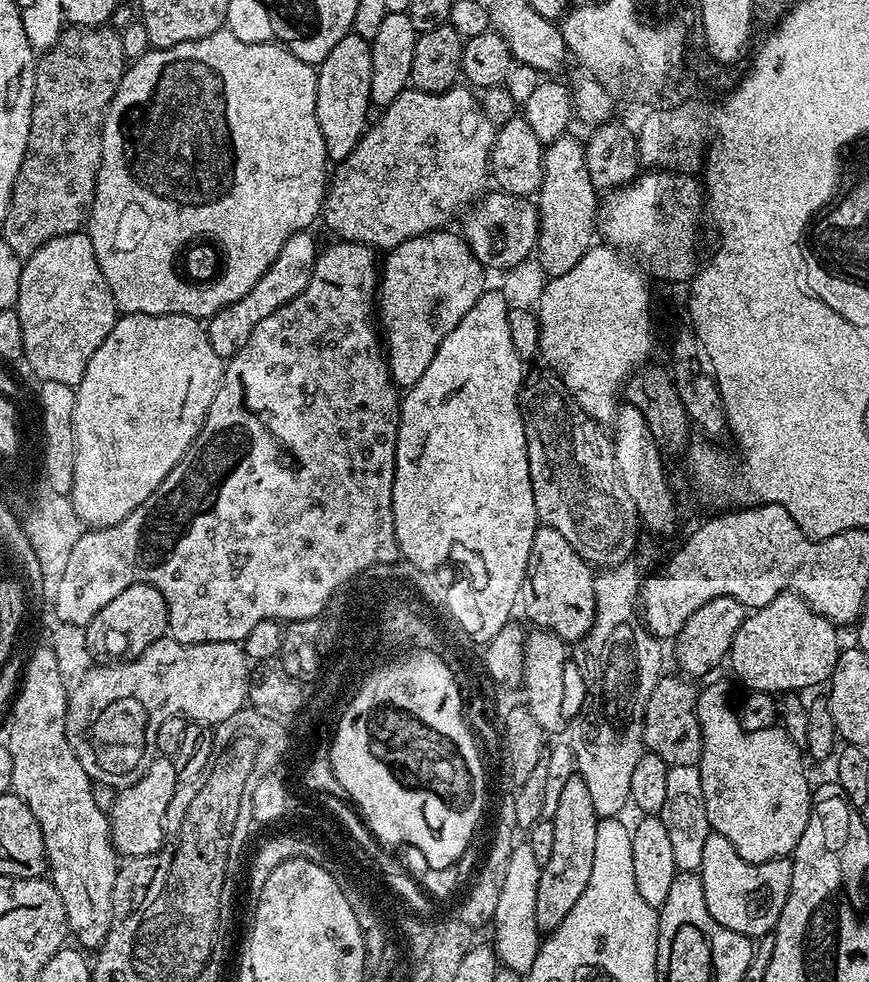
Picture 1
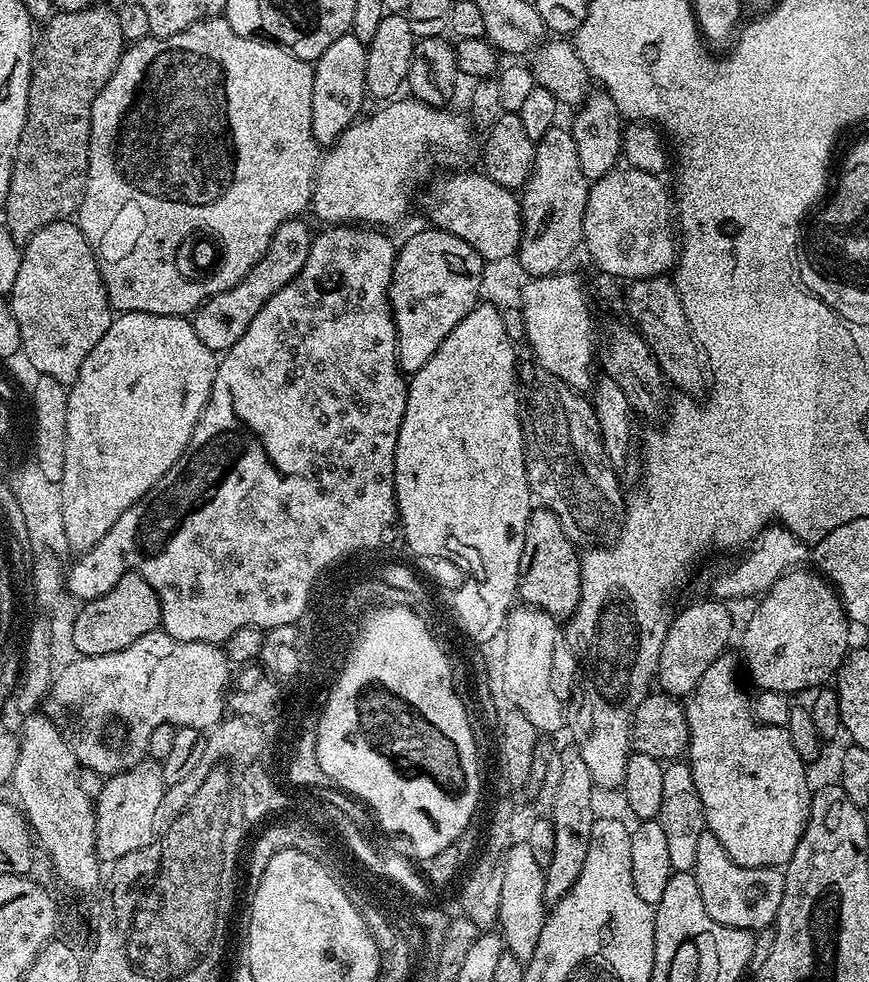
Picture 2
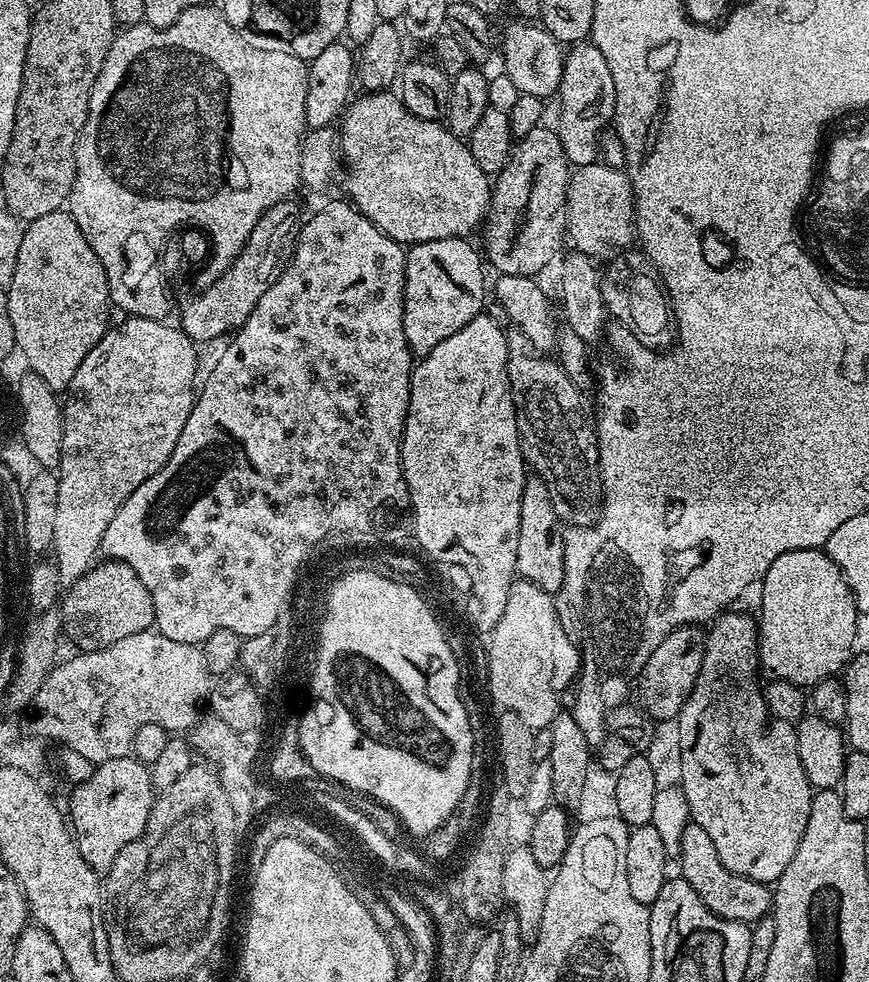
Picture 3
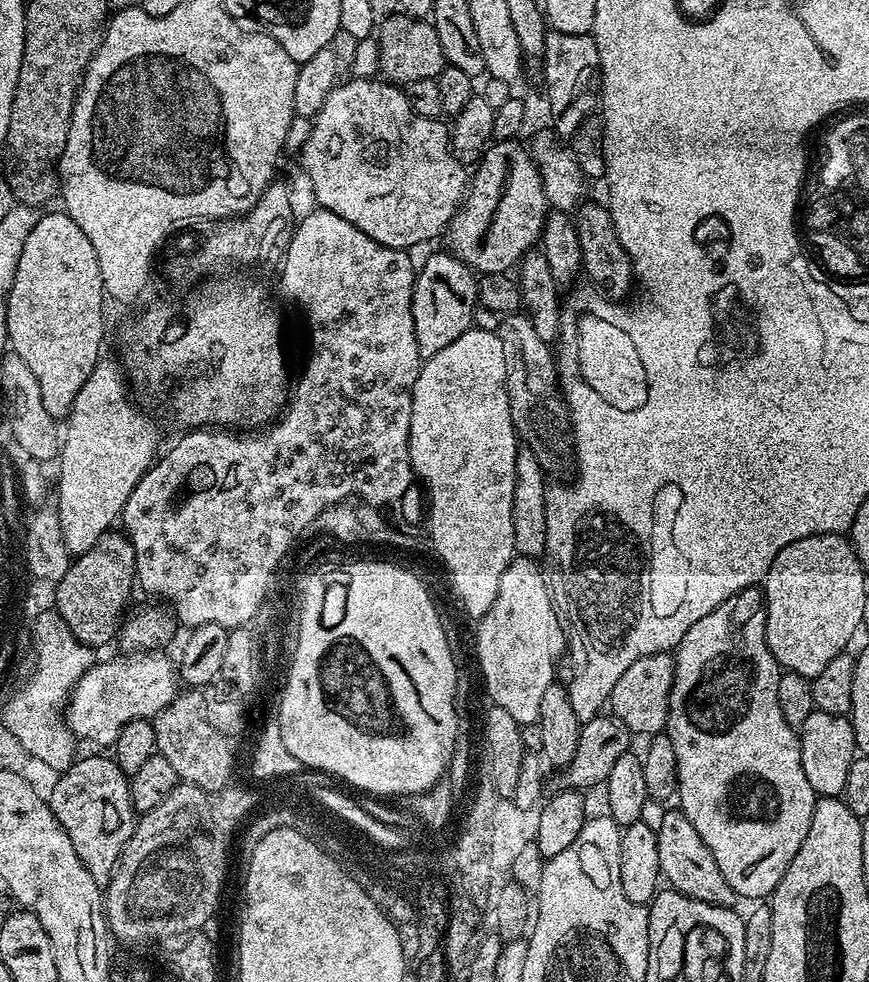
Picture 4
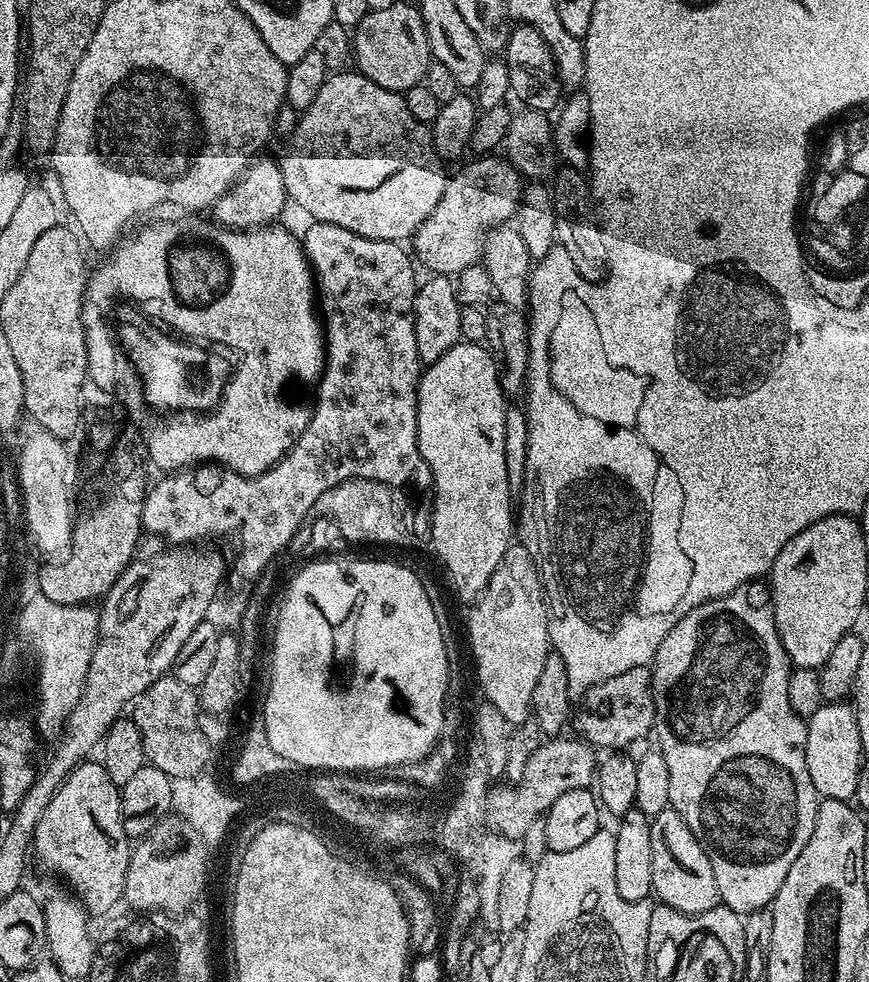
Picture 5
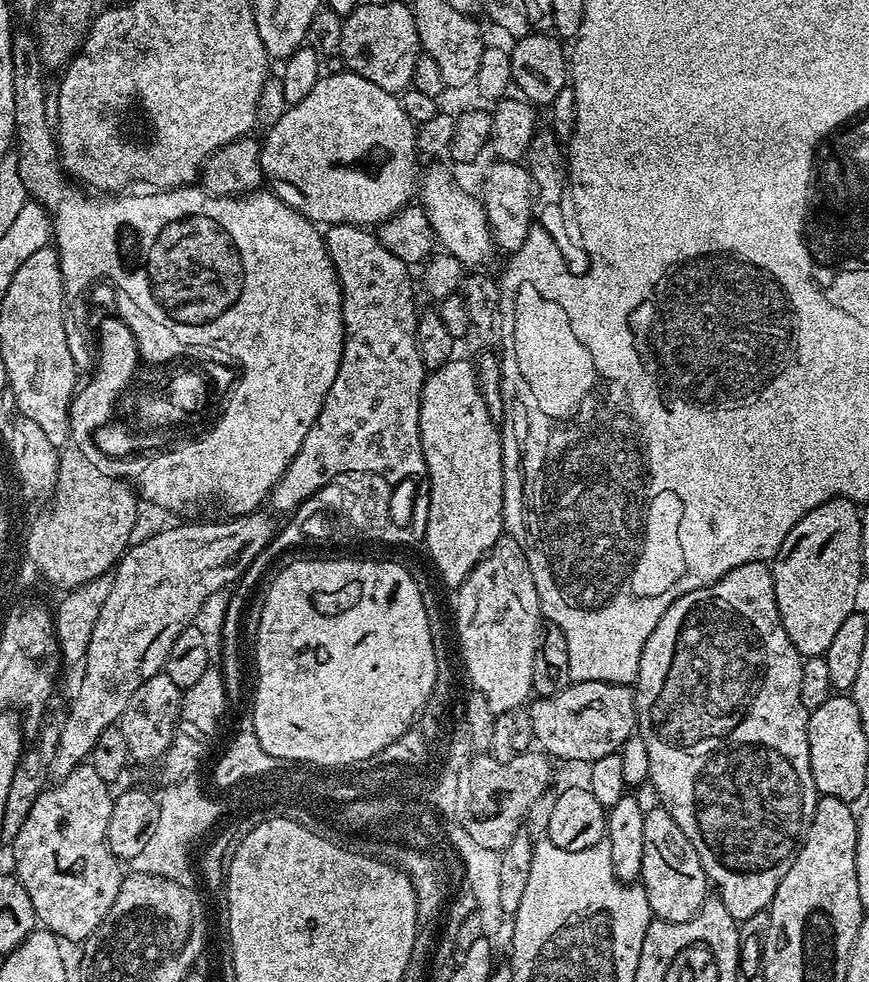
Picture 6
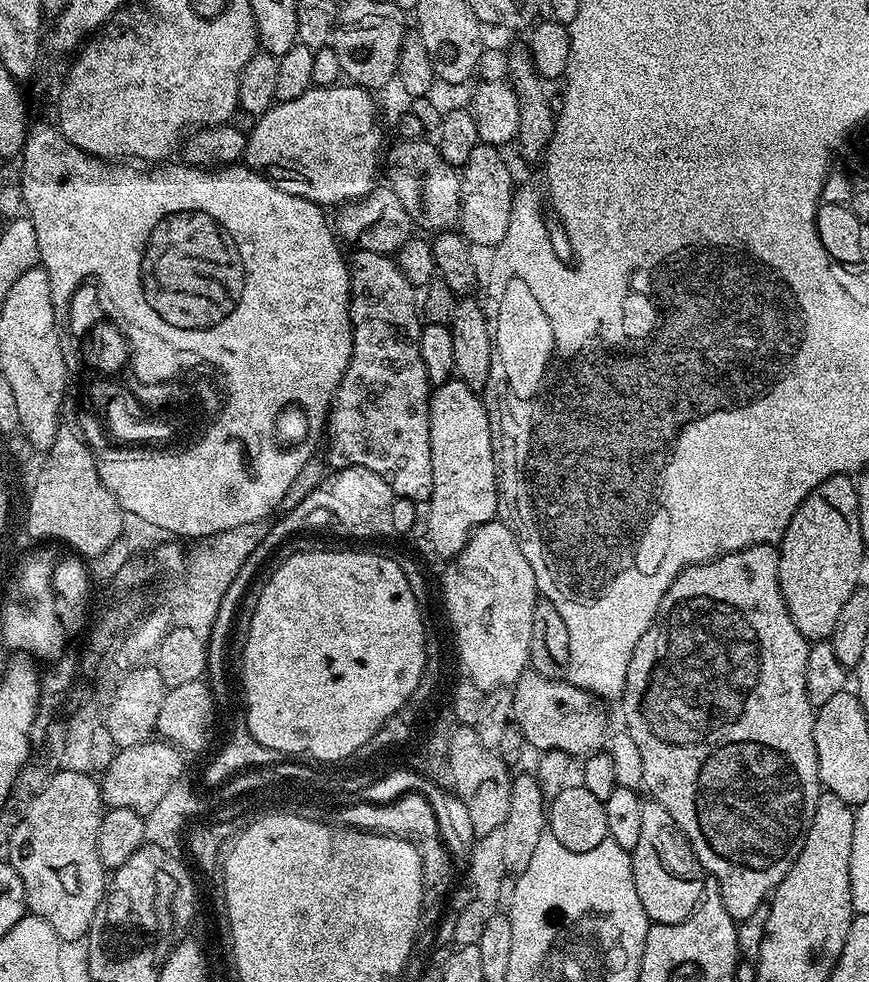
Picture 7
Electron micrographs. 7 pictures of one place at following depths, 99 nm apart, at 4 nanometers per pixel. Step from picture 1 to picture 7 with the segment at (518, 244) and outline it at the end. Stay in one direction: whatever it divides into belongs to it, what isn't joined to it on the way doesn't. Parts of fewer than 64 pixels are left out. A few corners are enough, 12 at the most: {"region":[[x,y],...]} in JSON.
{"region":[[313,86],[273,104],[243,163],[321,206],[377,187],[373,93]]}

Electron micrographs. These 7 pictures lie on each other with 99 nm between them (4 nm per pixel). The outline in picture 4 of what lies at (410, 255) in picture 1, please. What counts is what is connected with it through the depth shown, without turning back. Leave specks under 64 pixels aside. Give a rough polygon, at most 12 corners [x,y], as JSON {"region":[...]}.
{"region":[[447,250],[412,287],[421,357],[473,327],[478,276]]}

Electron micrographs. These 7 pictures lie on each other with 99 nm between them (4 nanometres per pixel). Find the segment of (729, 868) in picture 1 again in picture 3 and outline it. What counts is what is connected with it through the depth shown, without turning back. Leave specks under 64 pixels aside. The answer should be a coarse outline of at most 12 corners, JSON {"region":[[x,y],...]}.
{"region":[[690,822],[679,875],[723,920],[769,915],[773,889],[722,866],[714,842]]}

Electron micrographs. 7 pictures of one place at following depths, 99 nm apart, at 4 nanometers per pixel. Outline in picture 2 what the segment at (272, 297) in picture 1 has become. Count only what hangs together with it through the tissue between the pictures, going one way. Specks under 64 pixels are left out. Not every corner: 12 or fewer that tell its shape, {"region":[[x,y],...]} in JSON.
{"region":[[282,222],[238,286],[214,294],[191,322],[223,354],[254,314],[306,266],[313,233]]}

